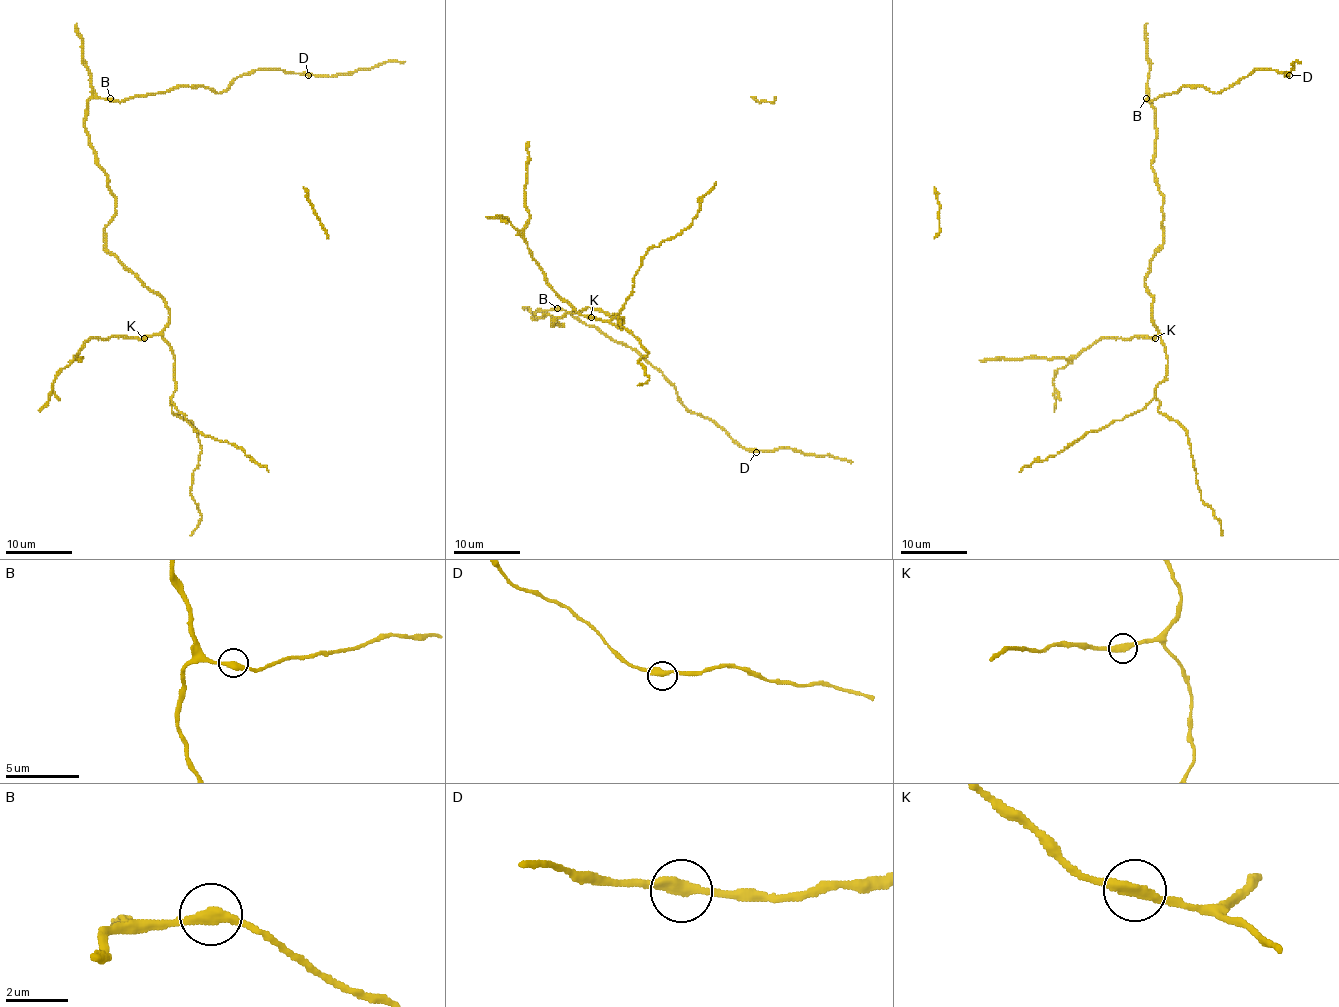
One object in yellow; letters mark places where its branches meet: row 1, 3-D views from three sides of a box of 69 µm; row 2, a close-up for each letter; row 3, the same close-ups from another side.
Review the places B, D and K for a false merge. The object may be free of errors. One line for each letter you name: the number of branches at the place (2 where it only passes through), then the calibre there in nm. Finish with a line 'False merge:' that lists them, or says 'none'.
False merge: none

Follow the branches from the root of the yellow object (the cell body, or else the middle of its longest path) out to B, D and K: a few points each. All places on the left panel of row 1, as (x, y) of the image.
B: (151, 290), (105, 243), (105, 227), (115, 215), (115, 195), (90, 141), (85, 110), (91, 98), (110, 98)
D: (151, 290), (106, 248), (115, 195), (85, 126), (86, 103), (180, 86), (222, 93), (255, 70), (308, 75)
K: (151, 290), (163, 300), (170, 322), (158, 333), (143, 338)

